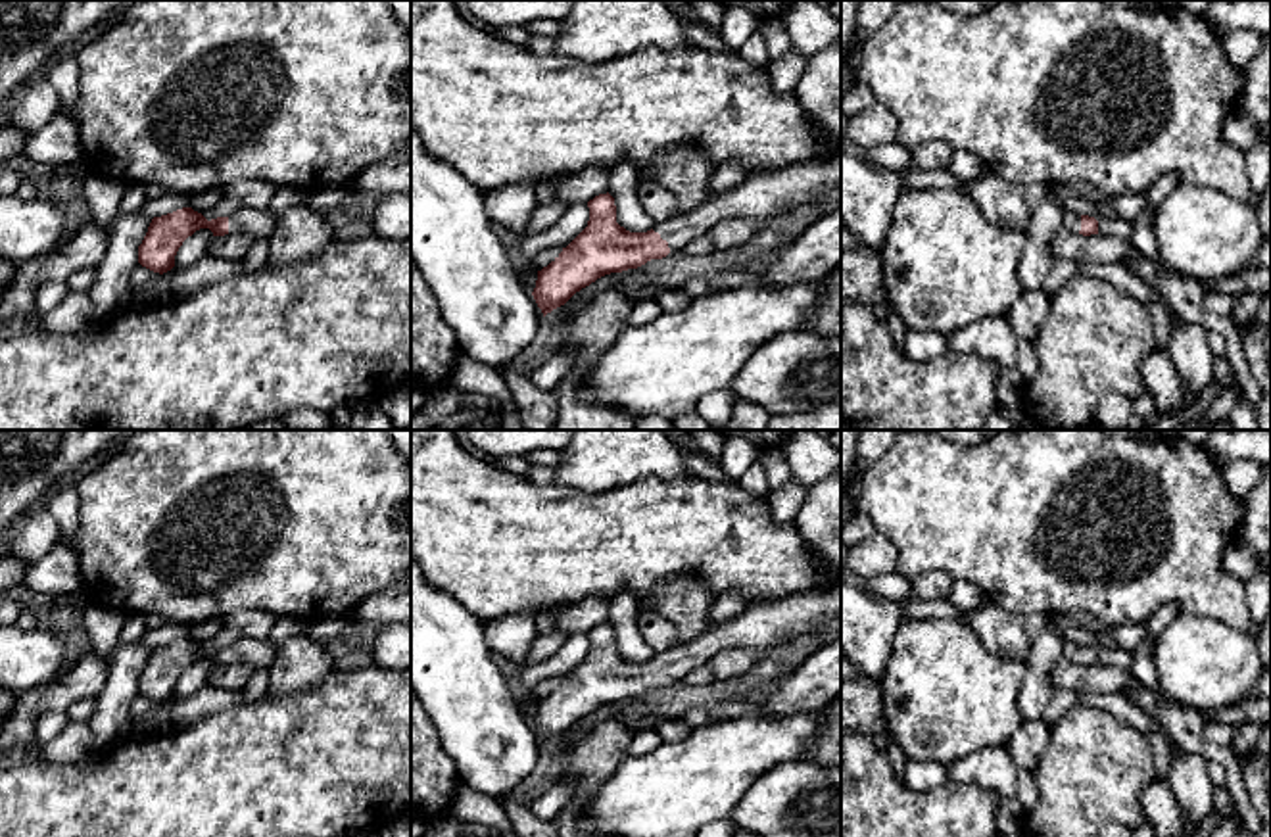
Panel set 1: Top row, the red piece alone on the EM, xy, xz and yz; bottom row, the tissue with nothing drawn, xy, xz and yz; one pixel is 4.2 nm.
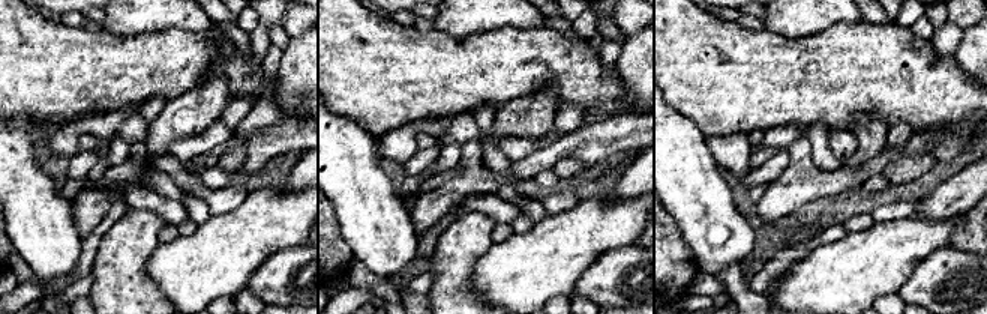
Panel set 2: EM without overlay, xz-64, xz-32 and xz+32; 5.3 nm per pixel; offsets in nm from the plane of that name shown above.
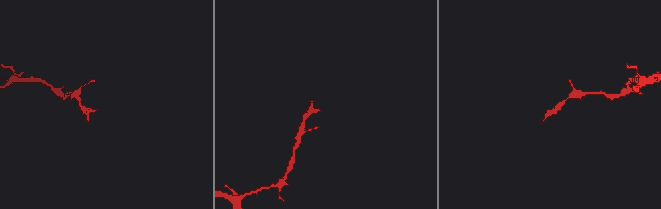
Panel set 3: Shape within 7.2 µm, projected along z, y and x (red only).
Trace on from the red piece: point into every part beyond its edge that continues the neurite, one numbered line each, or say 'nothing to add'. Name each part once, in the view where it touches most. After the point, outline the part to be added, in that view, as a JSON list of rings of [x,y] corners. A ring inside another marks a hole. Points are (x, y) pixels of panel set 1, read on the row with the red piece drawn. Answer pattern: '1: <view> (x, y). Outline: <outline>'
1: xz (763, 196). Outline: [[[841,155],[751,175],[739,186],[708,196],[689,213],[657,223],[653,230],[668,242],[672,253],[730,217],[768,223],[787,209],[808,205],[837,190],[841,190]]]

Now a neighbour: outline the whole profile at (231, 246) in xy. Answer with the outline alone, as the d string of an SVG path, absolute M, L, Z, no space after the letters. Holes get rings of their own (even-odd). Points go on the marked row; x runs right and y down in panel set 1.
M228 232L215 236L207 246L207 255L215 255L228 261L242 261L253 246L252 236Z

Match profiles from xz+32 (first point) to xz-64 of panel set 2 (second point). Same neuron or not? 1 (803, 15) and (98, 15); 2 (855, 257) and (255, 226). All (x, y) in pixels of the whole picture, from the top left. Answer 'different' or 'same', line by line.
1: different
2: same

